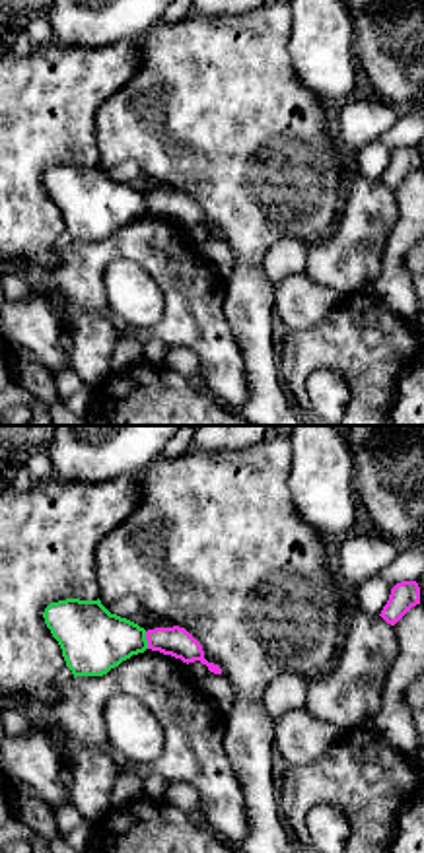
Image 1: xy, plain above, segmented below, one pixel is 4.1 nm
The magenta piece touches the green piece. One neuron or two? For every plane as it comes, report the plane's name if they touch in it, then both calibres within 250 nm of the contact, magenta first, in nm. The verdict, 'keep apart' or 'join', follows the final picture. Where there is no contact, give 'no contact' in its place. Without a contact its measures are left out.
xy | 120/260 nm

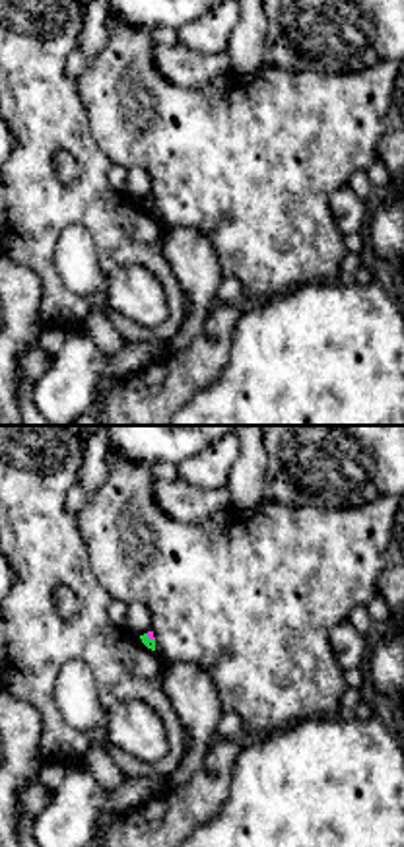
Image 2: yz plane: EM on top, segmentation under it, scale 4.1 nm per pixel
yz | 30/50 nm

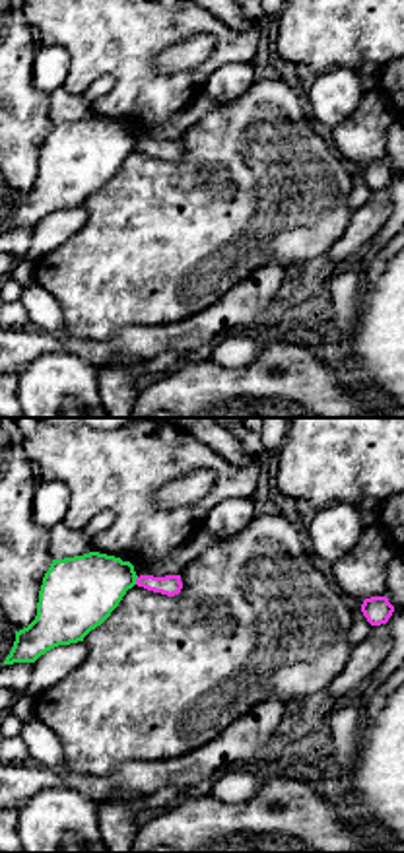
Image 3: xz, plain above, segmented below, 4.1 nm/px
xz | 90/300 nm

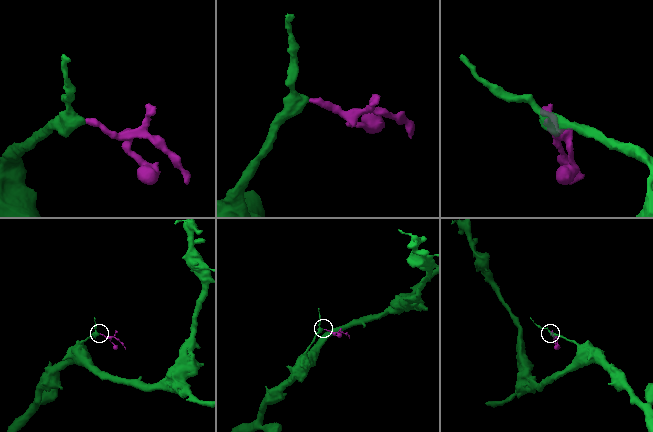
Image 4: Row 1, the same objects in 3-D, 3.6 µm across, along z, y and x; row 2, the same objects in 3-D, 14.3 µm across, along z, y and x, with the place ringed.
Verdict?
keep apart

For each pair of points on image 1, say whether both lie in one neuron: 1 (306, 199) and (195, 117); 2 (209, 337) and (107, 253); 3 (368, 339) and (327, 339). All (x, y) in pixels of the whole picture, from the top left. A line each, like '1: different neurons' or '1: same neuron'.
1: same neuron
2: same neuron
3: same neuron

